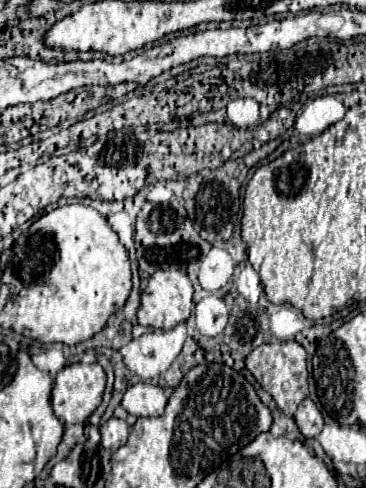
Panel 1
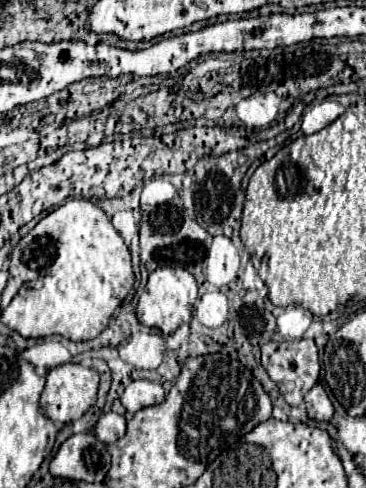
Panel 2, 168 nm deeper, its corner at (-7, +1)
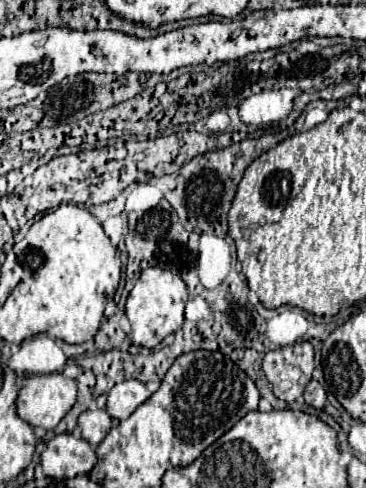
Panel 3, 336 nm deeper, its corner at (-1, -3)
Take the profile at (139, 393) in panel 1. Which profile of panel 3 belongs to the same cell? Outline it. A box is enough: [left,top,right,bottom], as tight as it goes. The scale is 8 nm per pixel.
[107,380,151,420]

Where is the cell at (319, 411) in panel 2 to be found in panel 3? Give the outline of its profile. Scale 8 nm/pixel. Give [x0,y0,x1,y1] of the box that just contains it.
[303,380,327,410]

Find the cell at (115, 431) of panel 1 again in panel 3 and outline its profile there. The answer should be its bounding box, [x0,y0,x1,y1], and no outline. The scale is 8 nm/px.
[79,408,111,448]

